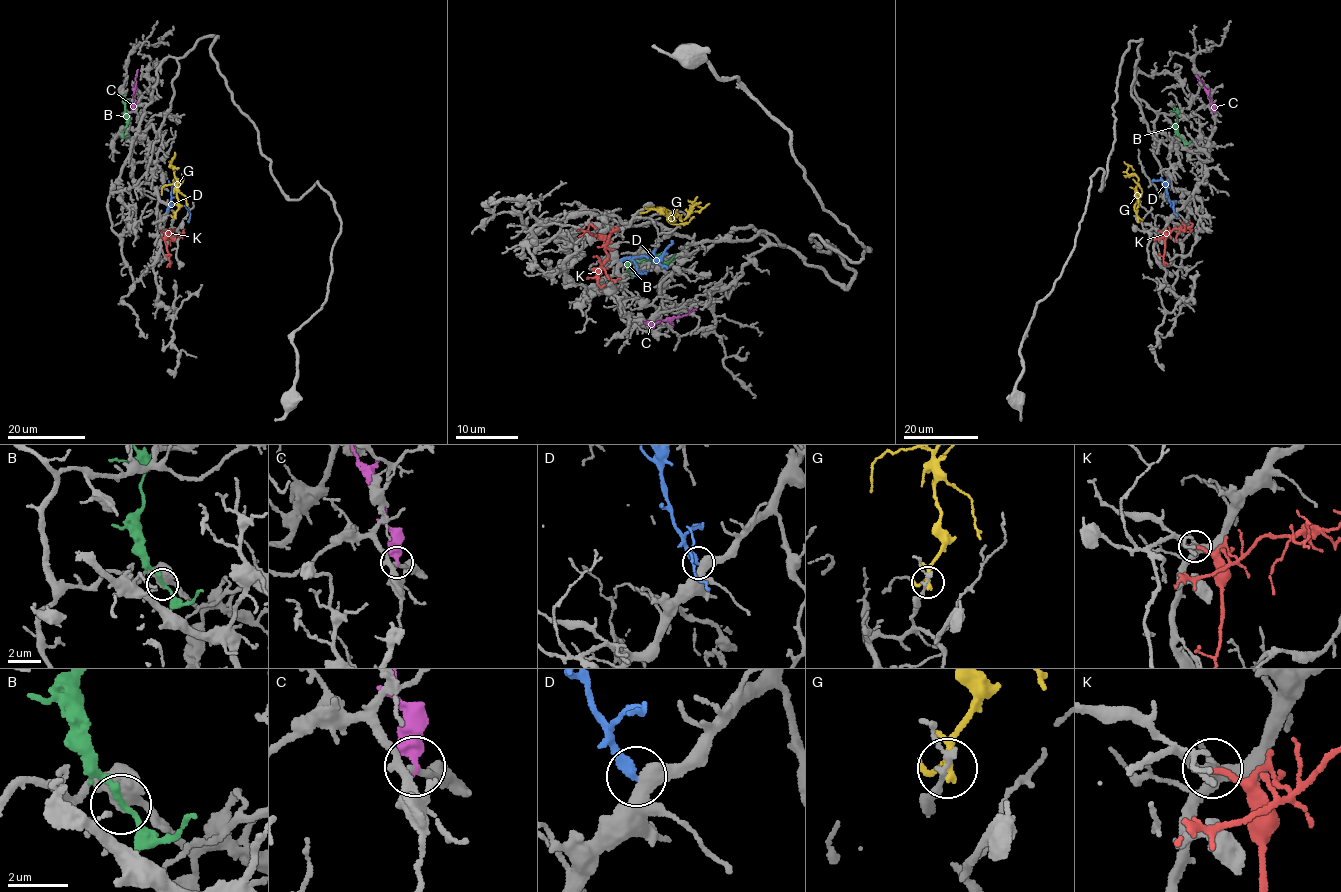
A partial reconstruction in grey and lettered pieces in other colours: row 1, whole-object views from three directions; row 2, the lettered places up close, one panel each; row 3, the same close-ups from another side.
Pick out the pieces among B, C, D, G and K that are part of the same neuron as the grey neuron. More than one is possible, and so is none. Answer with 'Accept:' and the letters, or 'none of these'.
Accept: D

